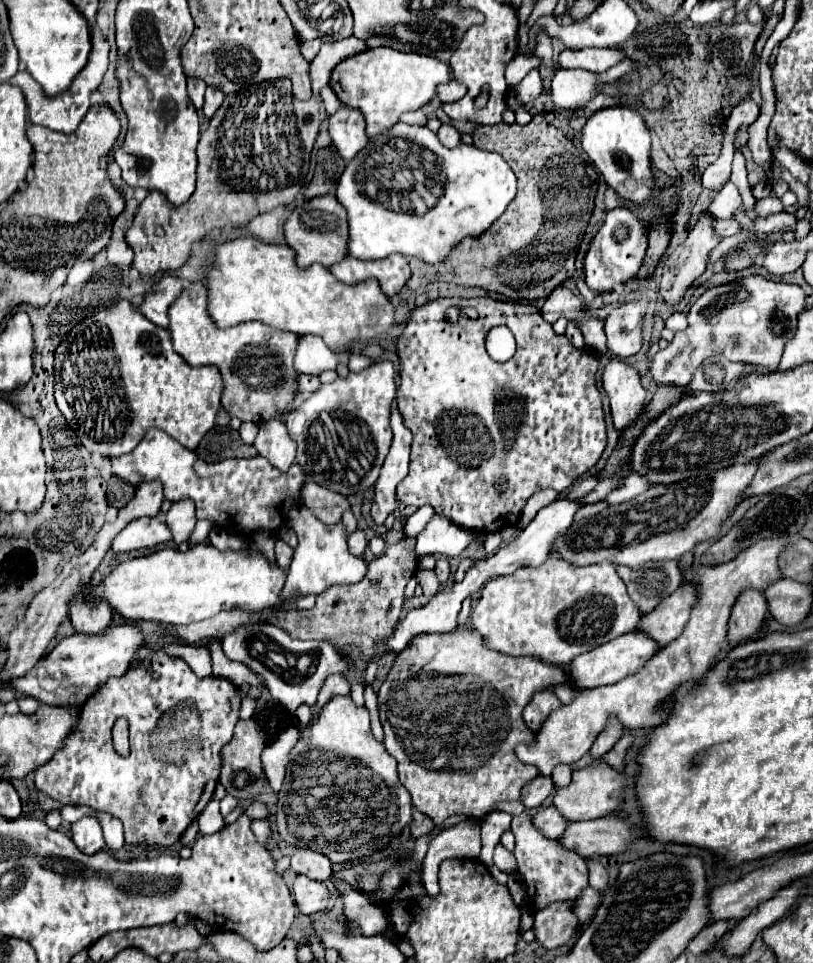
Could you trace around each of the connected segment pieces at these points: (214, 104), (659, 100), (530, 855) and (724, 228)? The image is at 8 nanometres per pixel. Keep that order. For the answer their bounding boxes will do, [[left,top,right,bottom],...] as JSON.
[[202,87,224,119],[642,83,668,111],[512,813,588,909],[714,219,741,240]]

